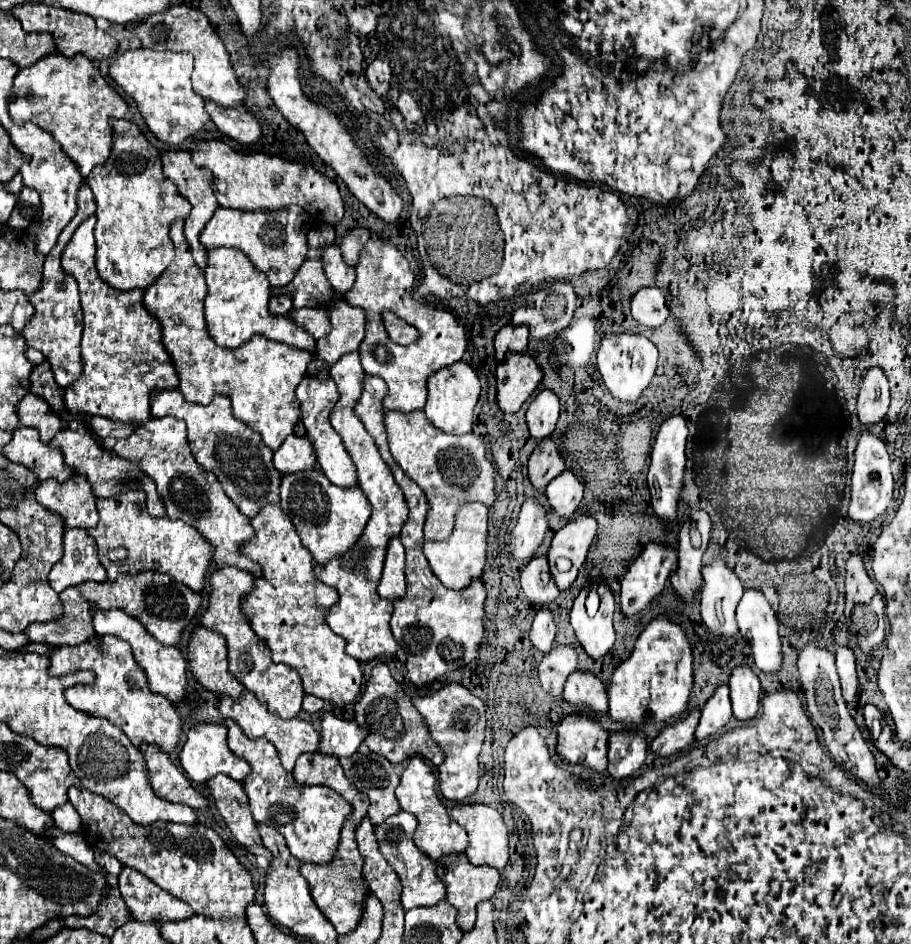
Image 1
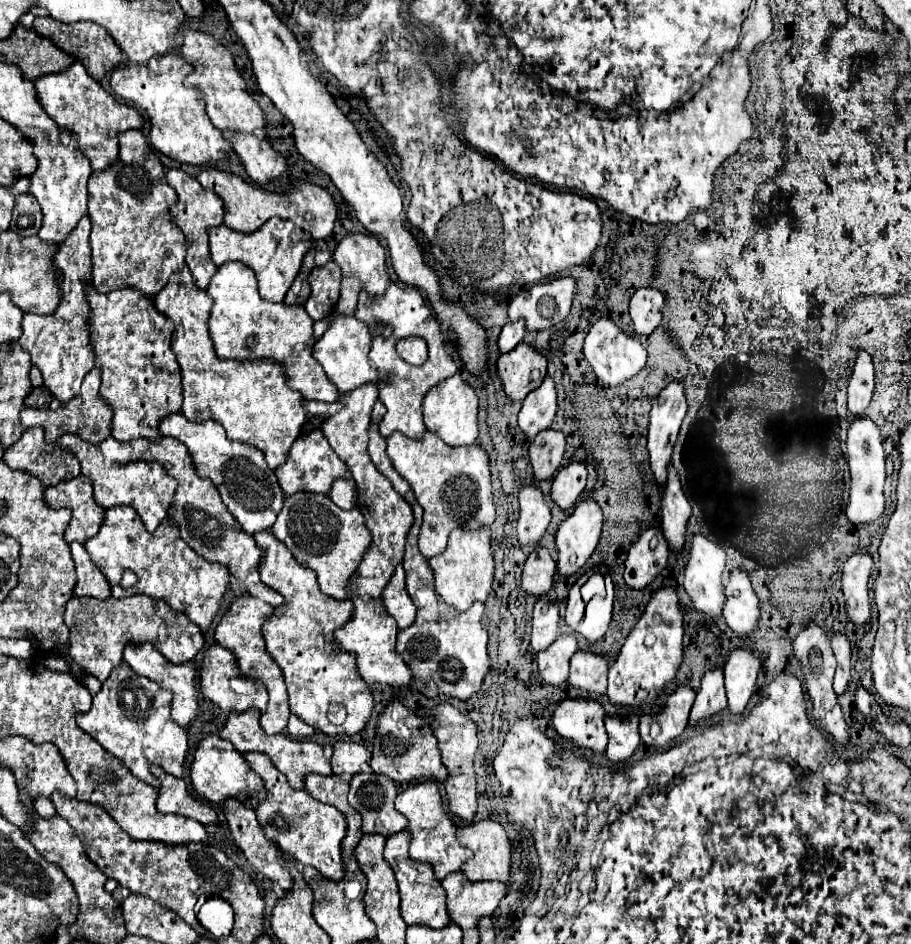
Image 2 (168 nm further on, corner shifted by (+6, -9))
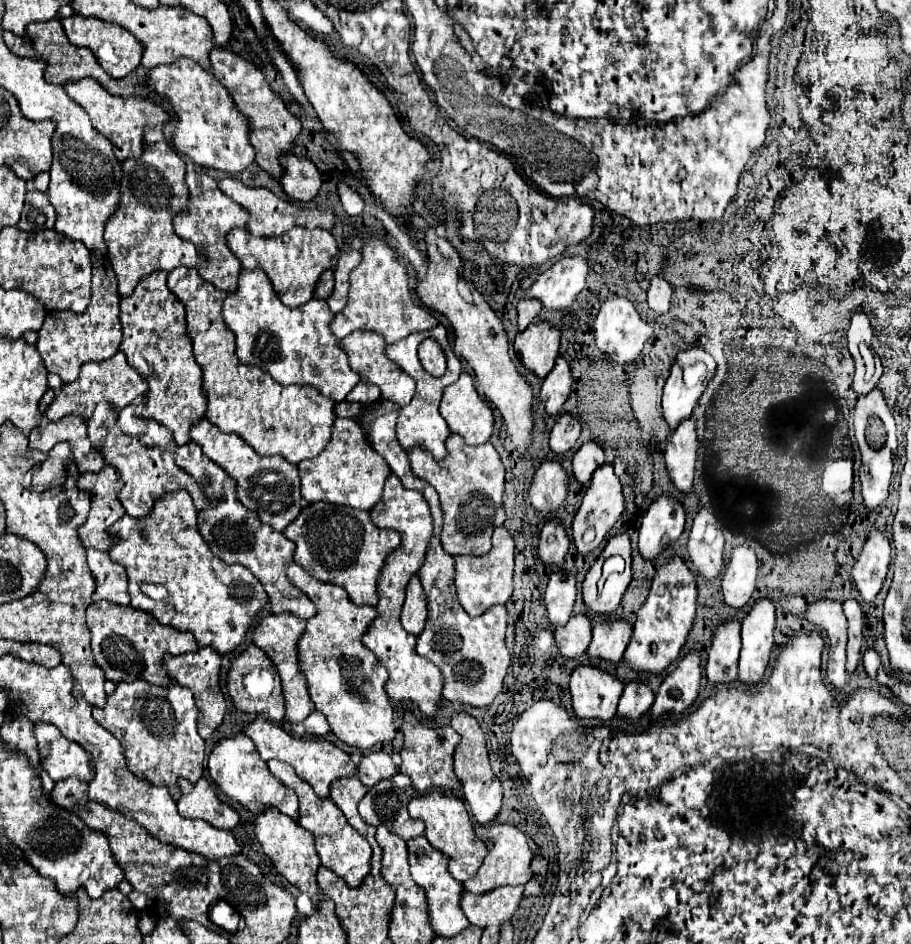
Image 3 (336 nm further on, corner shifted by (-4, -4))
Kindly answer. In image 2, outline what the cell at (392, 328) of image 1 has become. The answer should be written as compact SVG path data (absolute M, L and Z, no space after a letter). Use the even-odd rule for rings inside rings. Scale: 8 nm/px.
M403 338L397 342L397 354L409 364L423 364L427 360L427 344L423 338Z

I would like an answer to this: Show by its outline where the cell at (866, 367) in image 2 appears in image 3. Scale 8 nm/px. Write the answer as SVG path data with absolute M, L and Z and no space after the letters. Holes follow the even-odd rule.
M855 313L849 321L847 329L847 349L855 361L855 377L853 377L853 391L857 395L865 395L873 387L883 373L881 361L871 349L873 329L865 313Z

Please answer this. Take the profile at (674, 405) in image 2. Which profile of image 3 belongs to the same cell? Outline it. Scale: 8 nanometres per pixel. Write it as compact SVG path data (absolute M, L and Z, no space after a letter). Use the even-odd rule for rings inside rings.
M687 347L677 353L671 365L671 373L663 387L663 415L669 423L669 429L675 429L685 417L691 415L697 399L701 397L707 383L715 375L715 367L717 367L715 359L703 347Z

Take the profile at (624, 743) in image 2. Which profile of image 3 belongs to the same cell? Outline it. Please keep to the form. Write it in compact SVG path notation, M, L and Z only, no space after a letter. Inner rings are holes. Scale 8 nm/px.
M631 681L625 685L625 691L619 699L619 709L617 713L627 719L639 719L651 705L653 705L653 691L645 683Z

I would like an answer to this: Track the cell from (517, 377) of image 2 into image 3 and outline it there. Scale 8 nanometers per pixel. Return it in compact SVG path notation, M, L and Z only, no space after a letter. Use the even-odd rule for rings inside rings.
M535 321L517 335L515 351L527 369L545 379L557 359L559 339L561 331L555 325L549 321Z

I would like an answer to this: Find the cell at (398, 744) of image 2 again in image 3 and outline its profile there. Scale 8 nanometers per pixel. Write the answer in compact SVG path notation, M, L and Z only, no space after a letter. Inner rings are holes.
M411 713L403 719L403 733L405 733L405 747L401 751L401 765L399 773L407 775L413 781L413 787L417 793L429 793L433 789L451 789L457 791L461 787L461 781L457 779L453 771L453 753L461 737L451 727L441 729L429 729L421 725Z

